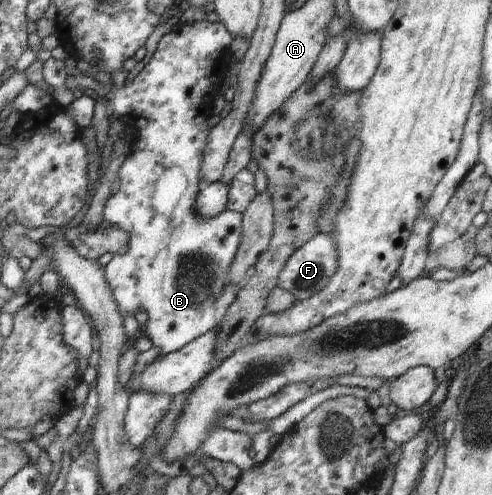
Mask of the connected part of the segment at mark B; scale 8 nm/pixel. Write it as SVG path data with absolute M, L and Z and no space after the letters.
M201 21L183 26L179 31L164 35L151 61L130 82L116 88L115 84L95 84L98 96L107 98L109 117L120 118L135 133L131 152L119 170L119 189L111 194L103 208L103 220L109 222L114 231L127 232L126 254L115 254L103 268L105 282L113 294L113 302L121 318L145 310L148 322L144 331L154 346L157 356L169 354L183 348L221 322L225 310L237 296L238 288L231 284L227 272L235 252L239 248L242 234L242 214L226 212L215 218L203 218L195 212L195 198L201 191L201 162L205 150L205 138L210 131L207 120L210 107L227 79L231 32L219 22Z

